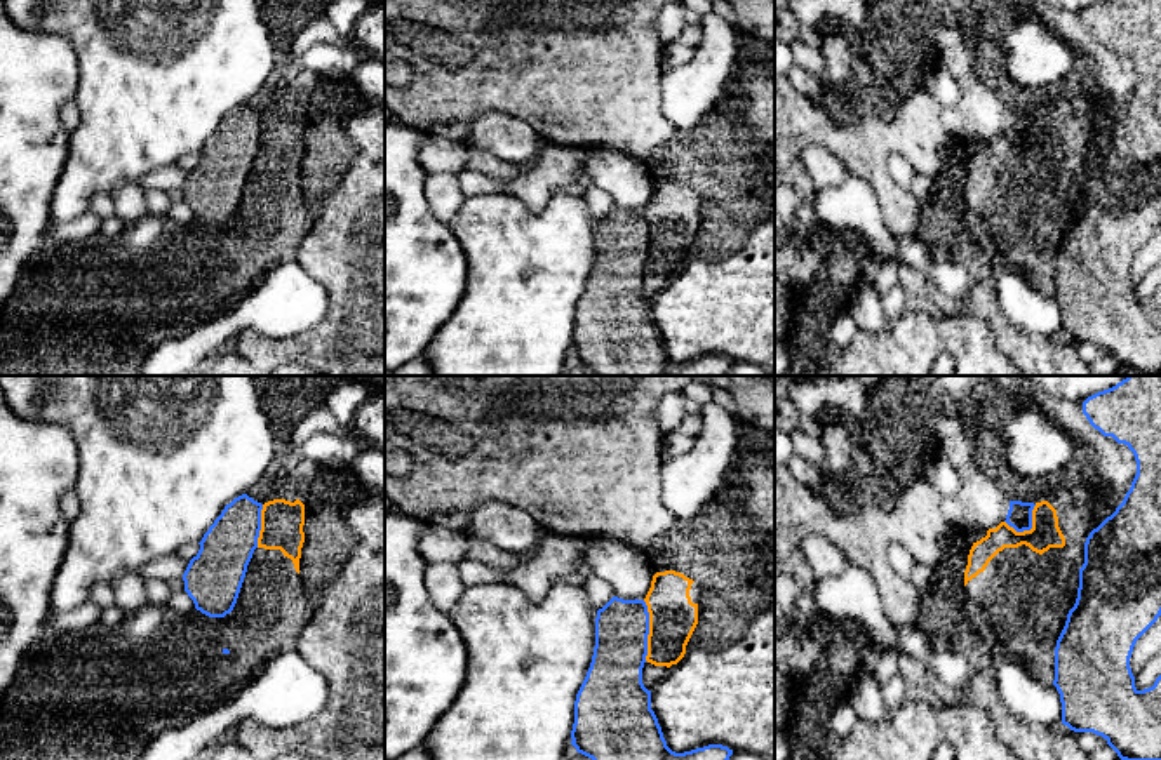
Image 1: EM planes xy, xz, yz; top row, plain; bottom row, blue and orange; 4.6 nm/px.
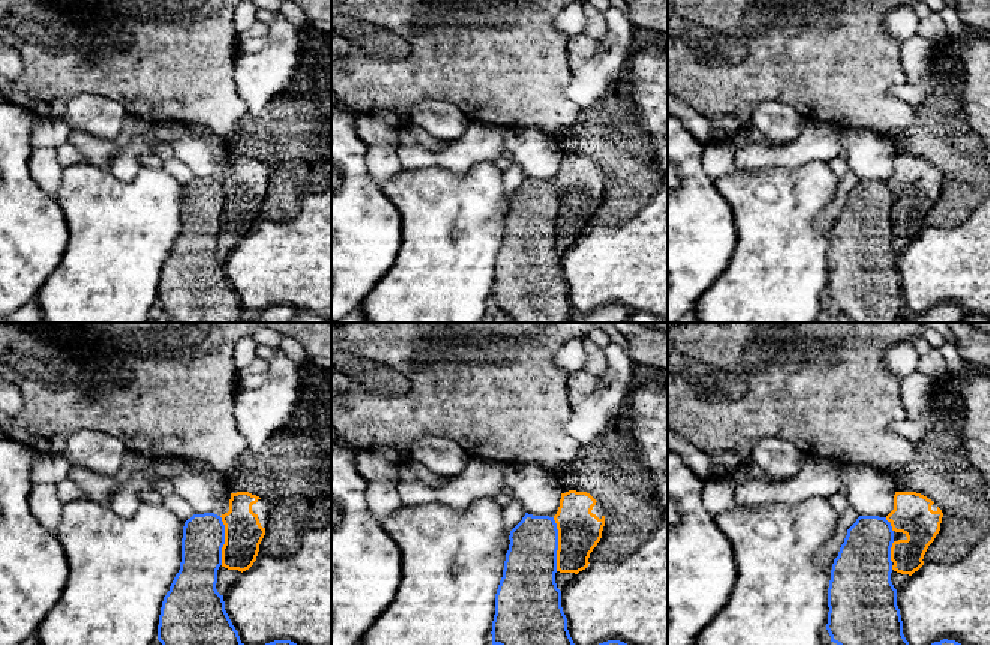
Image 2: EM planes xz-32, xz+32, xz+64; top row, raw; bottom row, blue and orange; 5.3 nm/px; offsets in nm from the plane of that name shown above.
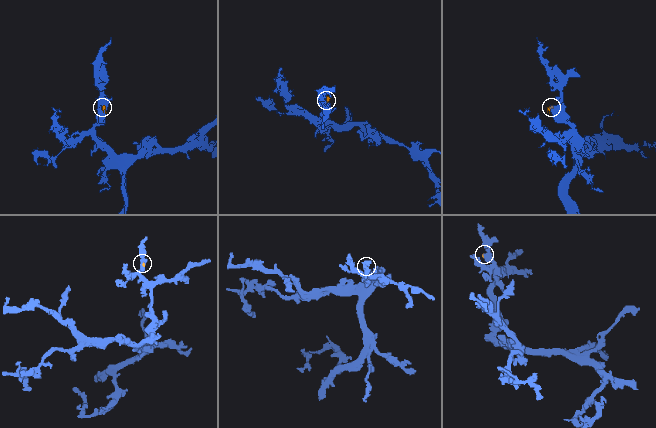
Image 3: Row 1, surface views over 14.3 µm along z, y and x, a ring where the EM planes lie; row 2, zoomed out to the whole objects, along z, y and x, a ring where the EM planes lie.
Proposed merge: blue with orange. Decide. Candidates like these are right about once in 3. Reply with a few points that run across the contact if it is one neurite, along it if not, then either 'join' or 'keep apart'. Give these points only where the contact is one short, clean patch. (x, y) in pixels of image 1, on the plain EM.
line xz (643, 211), (648, 221), (646, 270); keep apart

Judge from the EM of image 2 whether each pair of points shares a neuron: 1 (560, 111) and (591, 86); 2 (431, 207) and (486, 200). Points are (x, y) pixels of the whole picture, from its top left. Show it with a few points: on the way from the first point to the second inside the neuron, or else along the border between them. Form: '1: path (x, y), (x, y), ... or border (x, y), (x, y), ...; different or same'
1: border (570, 99), (579, 107); different
2: path (444, 207), (473, 206); same

